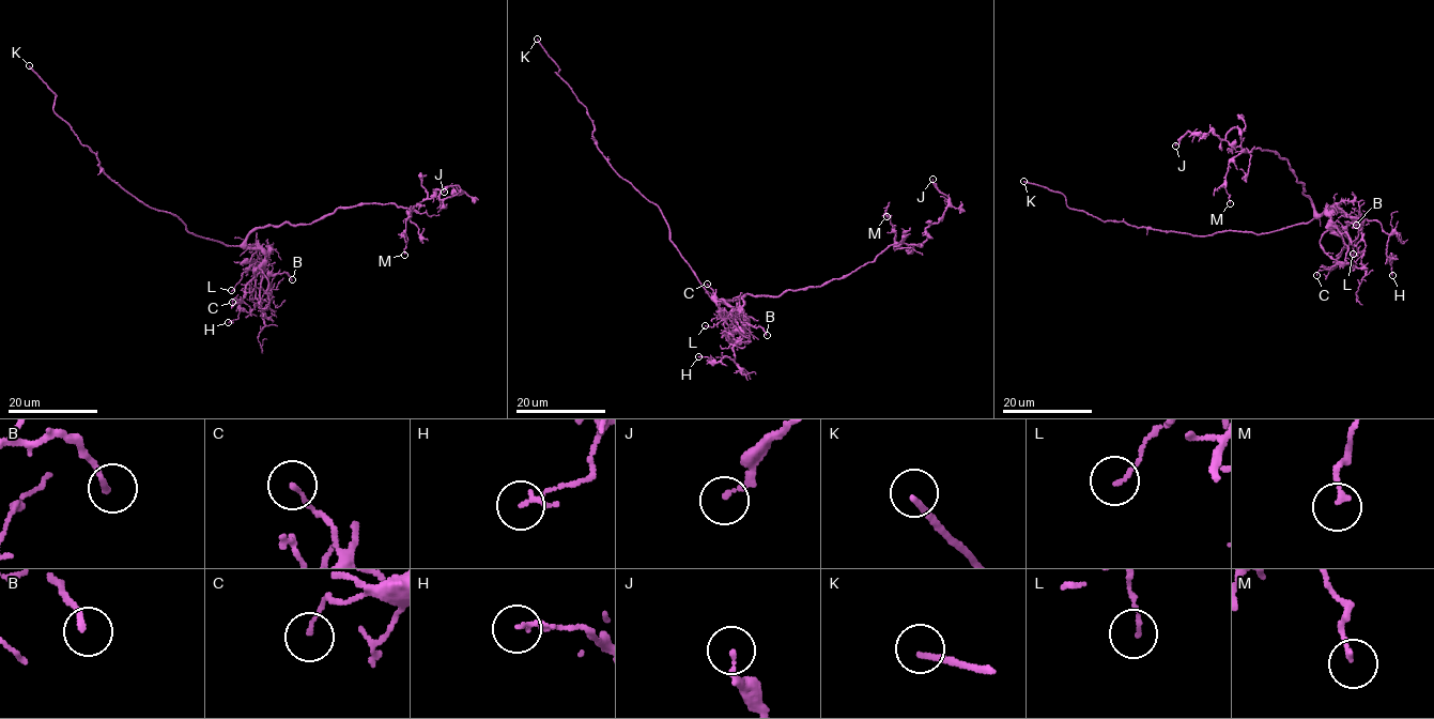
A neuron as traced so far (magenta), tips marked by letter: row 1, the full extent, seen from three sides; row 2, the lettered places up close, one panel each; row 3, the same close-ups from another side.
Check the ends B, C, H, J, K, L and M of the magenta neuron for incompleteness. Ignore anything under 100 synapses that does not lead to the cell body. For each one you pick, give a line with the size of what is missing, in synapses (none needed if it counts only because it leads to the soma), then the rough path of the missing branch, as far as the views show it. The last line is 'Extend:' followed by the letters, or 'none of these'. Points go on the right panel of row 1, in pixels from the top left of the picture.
Extend: K

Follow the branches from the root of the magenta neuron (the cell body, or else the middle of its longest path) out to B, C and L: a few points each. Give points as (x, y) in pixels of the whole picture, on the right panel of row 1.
B: (1290, 227), (1310, 222), (1324, 212), (1340, 232), (1346, 222), (1356, 225)
C: (1290, 227), (1310, 222), (1324, 212), (1330, 218), (1330, 227), (1341, 238), (1344, 246), (1341, 256), (1316, 275)
L: (1290, 227), (1325, 214), (1353, 245), (1353, 254)

